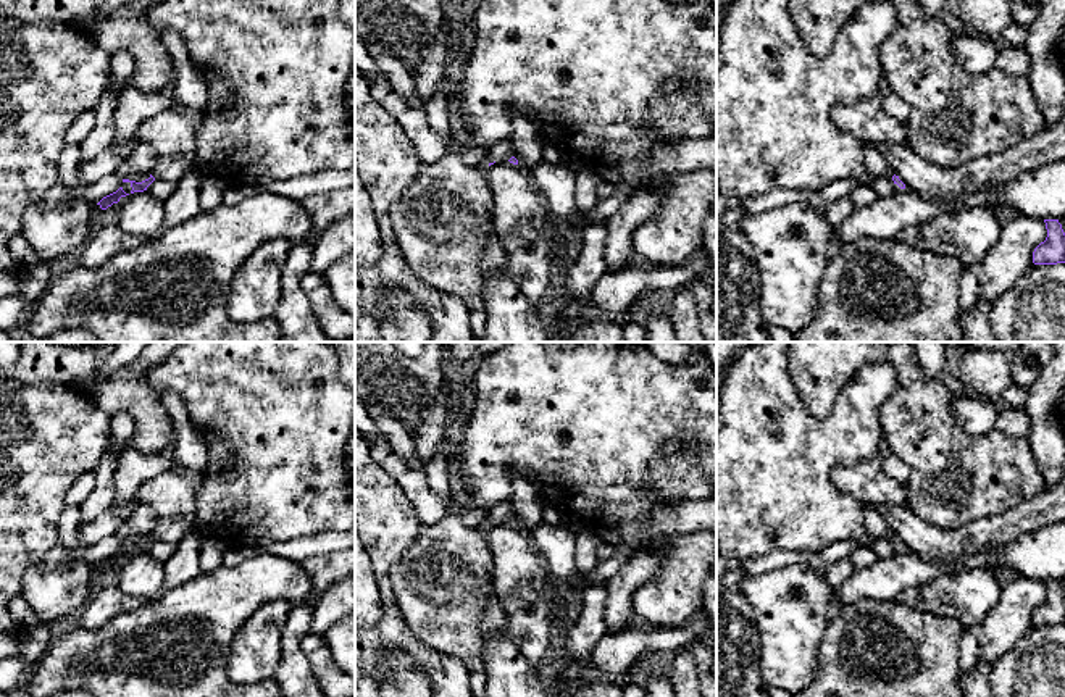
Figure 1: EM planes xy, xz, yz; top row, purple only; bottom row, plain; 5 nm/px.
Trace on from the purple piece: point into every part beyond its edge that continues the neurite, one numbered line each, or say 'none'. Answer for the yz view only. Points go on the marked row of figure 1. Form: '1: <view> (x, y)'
1: yz (877, 165)

